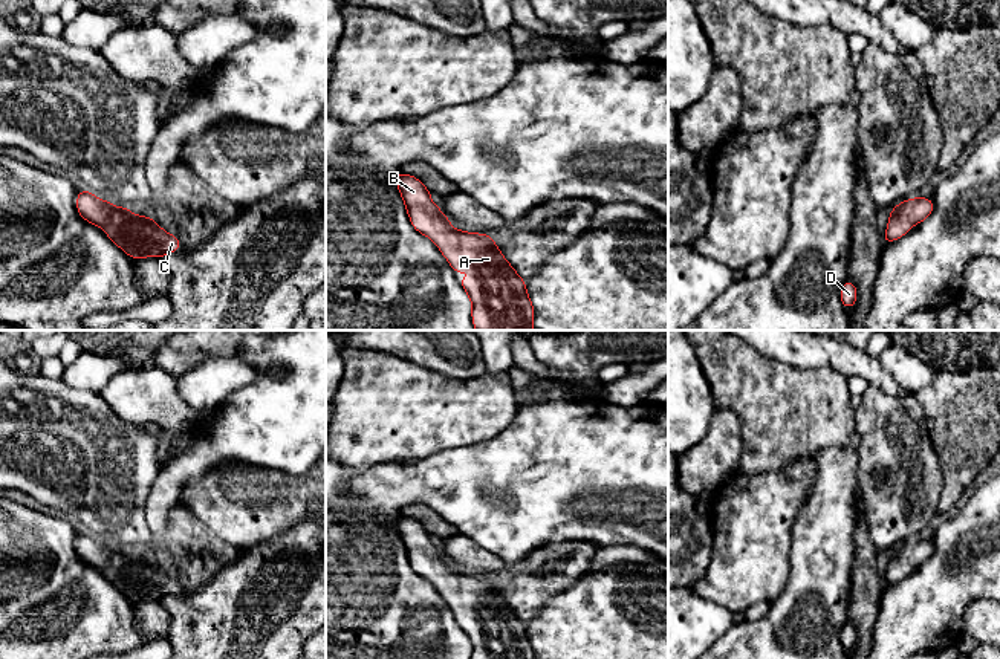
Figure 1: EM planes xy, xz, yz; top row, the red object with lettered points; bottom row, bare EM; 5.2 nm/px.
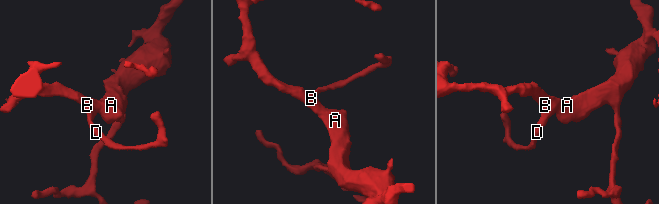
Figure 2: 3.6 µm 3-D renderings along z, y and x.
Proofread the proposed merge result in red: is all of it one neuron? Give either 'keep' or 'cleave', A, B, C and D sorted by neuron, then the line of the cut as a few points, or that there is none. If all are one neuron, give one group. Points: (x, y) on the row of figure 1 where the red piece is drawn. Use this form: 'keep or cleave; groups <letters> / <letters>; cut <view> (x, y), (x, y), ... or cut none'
keep; groups A B C D; cut none

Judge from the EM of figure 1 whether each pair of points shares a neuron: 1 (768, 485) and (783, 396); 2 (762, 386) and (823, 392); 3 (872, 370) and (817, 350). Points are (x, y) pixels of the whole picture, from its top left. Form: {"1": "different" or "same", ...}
{"1": "different", "2": "same", "3": "same"}

